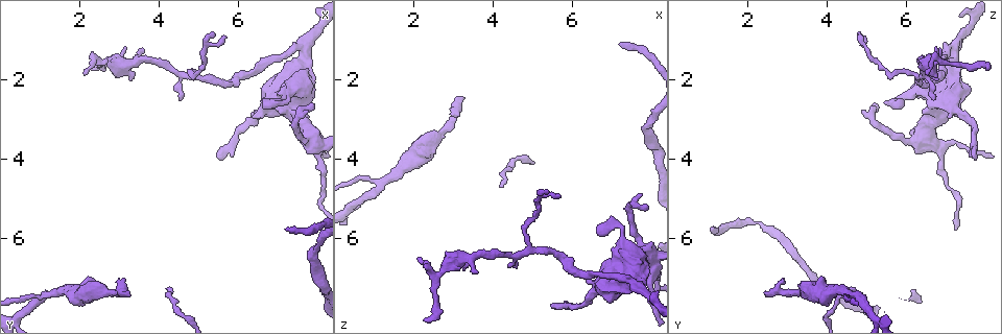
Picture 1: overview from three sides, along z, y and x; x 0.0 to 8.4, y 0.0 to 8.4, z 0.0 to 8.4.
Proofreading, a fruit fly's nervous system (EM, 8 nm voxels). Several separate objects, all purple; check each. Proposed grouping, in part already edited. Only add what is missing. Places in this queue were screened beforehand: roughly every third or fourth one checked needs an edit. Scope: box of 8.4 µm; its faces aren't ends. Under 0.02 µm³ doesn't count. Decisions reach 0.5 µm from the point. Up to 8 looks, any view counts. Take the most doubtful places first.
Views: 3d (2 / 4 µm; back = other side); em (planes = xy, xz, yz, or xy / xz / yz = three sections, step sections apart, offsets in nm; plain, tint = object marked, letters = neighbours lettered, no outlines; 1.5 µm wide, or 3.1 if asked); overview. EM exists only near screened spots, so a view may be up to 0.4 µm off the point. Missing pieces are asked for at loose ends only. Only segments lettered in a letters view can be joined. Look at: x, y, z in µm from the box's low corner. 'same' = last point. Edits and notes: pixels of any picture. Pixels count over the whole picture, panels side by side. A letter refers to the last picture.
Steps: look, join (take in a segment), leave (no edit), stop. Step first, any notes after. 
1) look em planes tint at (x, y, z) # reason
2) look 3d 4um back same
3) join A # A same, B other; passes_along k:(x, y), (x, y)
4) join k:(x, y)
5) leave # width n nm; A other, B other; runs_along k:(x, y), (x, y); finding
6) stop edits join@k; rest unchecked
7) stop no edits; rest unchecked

look 3d 2um at (7.25, 5.70, 1.05) # long arm stops here

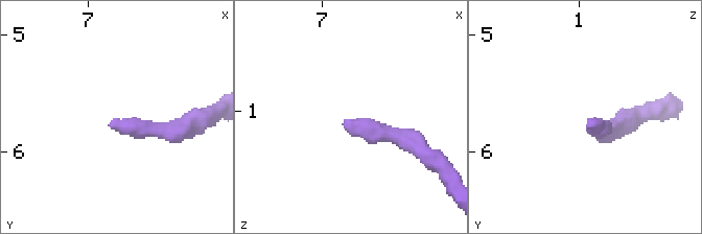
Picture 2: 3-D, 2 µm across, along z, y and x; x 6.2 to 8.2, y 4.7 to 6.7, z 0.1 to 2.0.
look em xy step 4 letters at (7.24, 5.72, 1.08) # need the tissue

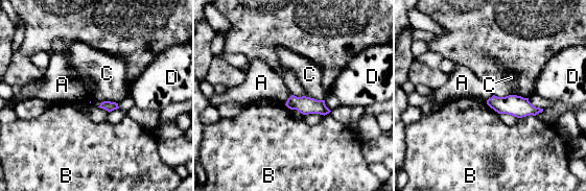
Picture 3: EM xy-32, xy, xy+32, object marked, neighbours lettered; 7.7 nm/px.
look em planes letters same

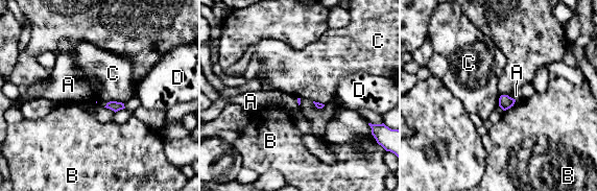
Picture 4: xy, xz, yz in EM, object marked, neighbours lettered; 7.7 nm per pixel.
leave # longest_contact C 160 nm; A other, B other, C other, D other; border 4:(123, 102), (109, 101), (103, 106); no lettered segment goes on from it

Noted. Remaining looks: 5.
look em xz step 4 letters at (3.25, 7.30, 2.50) # free end

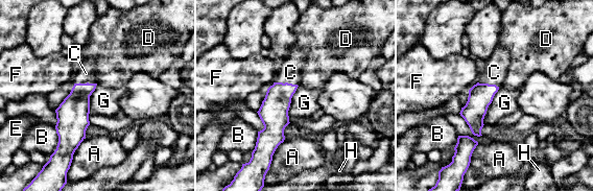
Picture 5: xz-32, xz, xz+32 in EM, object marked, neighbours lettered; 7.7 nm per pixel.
join C # A other, B other, C same, D other, E other, F other, G other, H other; the neuron continues

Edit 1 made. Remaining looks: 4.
look em planes letters at (2.15, 1.80, 6.50) # thin end

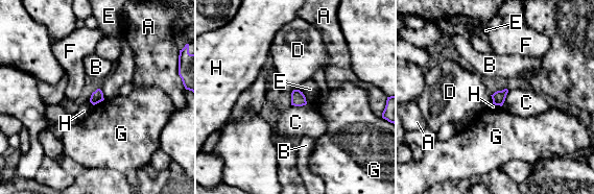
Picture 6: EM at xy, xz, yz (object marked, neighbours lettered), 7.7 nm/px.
leave # A other, B other, C other, D other, E other, F other, G other, H other; border 6:(490, 95), (493, 103); no lettered segment goes on from it

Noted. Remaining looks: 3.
stop edits join@5; rest unchecked

